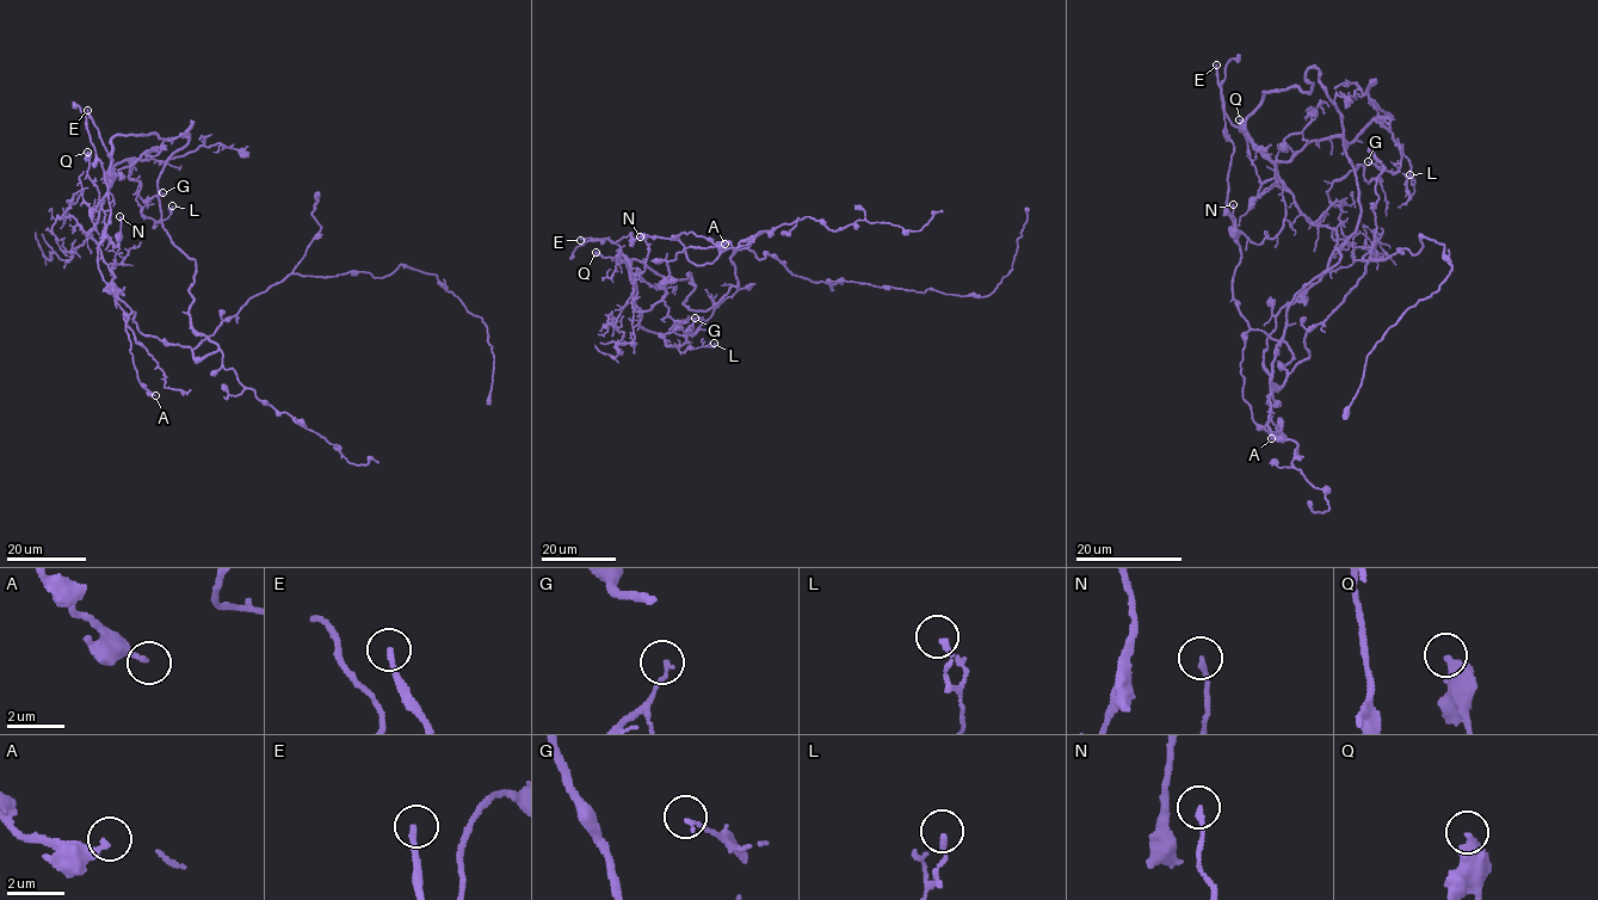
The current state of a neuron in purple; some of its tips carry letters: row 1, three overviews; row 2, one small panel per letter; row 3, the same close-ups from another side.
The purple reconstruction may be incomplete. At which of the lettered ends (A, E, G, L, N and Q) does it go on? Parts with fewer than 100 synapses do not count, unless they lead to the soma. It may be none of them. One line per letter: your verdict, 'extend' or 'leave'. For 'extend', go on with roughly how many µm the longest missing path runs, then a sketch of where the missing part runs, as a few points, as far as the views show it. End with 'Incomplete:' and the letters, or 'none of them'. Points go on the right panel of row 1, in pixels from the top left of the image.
A: leave
E: extend | 130 µm
G: leave
L: leave
N: leave
Q: leave
Incomplete: E

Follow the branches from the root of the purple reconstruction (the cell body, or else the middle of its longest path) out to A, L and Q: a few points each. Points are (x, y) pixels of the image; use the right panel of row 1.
A: (1339, 258), (1288, 307), (1269, 378), (1281, 386), (1290, 346), (1246, 333), (1244, 400), (1271, 438)
L: (1339, 258), (1342, 118), (1315, 68), (1262, 92), (1273, 161), (1375, 119), (1410, 174)
Q: (1339, 258), (1361, 210), (1318, 71), (1308, 92), (1262, 92), (1246, 121), (1273, 166), (1263, 183), (1239, 119)

